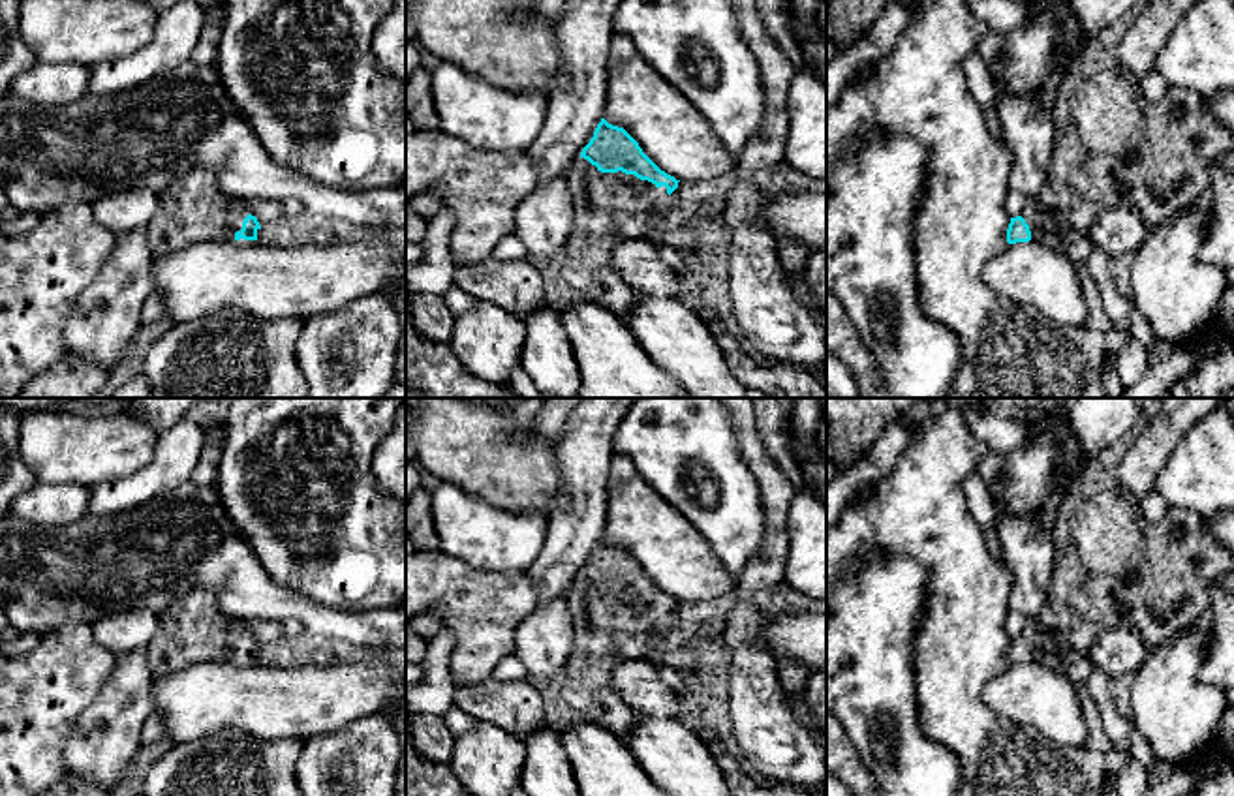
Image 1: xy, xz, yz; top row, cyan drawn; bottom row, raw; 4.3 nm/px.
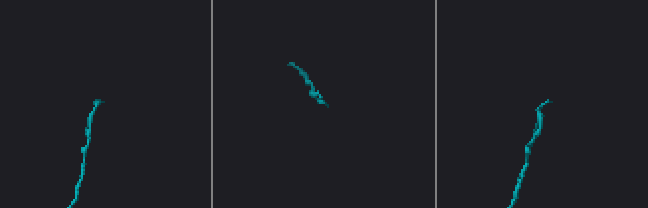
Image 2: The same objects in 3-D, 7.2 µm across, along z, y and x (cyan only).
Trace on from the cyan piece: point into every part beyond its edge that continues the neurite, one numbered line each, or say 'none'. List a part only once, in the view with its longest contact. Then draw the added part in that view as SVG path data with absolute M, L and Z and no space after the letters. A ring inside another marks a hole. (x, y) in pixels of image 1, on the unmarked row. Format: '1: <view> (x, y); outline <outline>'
1: xy (194, 629); outline M193 589L158 614L158 631L147 657L154 676L178 672L199 663L250 666L257 661L237 661L248 629L240 618L225 614L208 589Z

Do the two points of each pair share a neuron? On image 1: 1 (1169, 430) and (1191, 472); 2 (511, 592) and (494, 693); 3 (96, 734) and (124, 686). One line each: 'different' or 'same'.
1: different
2: different
3: same

